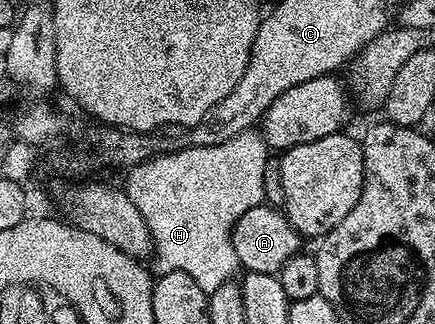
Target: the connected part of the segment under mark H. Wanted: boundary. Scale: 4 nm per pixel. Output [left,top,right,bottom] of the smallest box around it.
[124,132,268,296]

